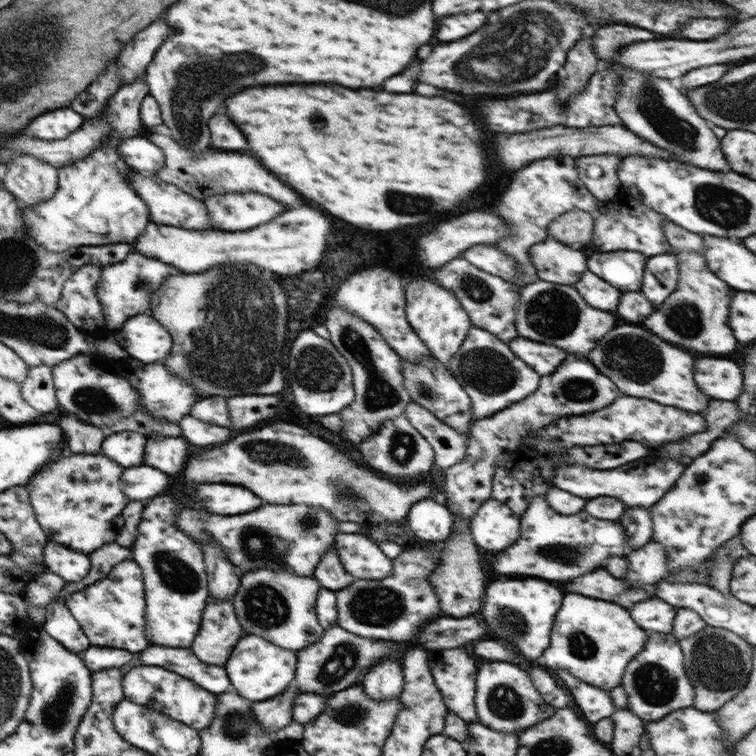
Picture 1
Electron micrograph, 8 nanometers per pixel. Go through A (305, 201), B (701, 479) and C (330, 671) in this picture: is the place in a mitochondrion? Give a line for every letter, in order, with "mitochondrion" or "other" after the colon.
A: other
B: other
C: mitochondrion

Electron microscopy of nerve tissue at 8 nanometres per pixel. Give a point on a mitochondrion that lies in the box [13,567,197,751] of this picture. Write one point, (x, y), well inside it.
(54, 716)

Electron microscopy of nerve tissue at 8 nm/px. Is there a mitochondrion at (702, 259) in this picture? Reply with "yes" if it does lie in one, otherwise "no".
no

